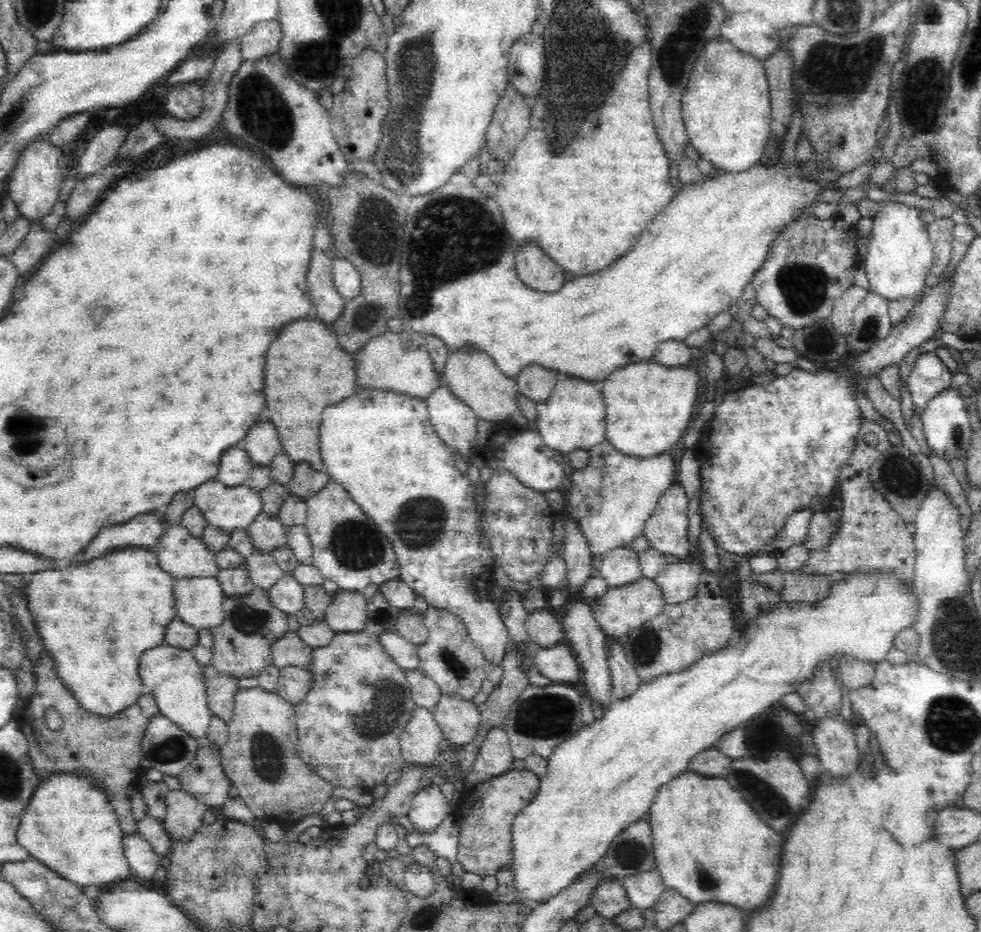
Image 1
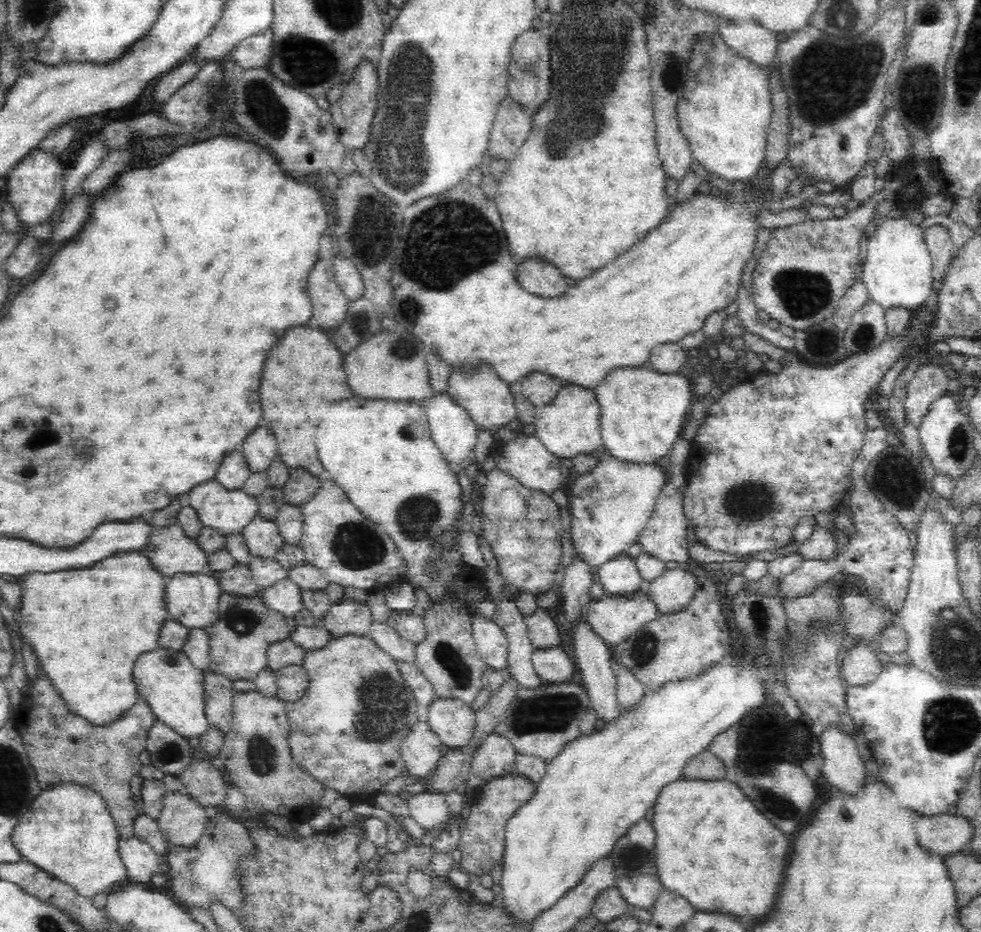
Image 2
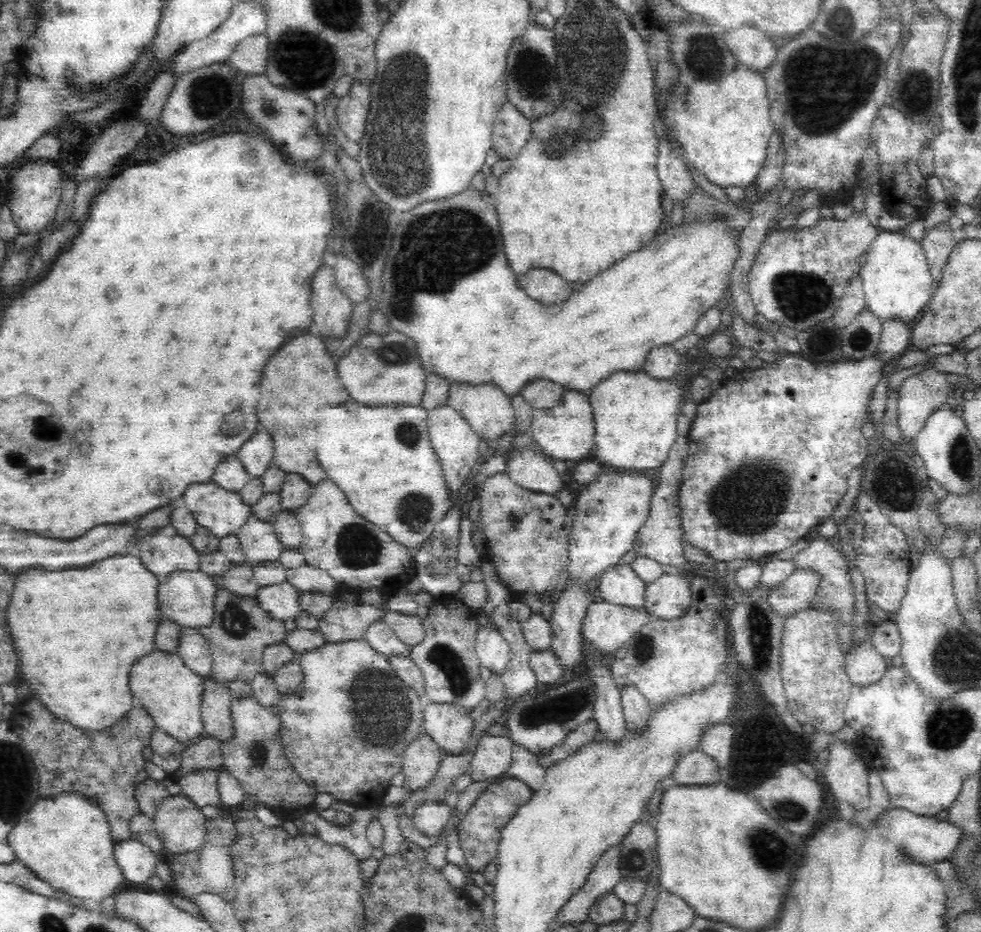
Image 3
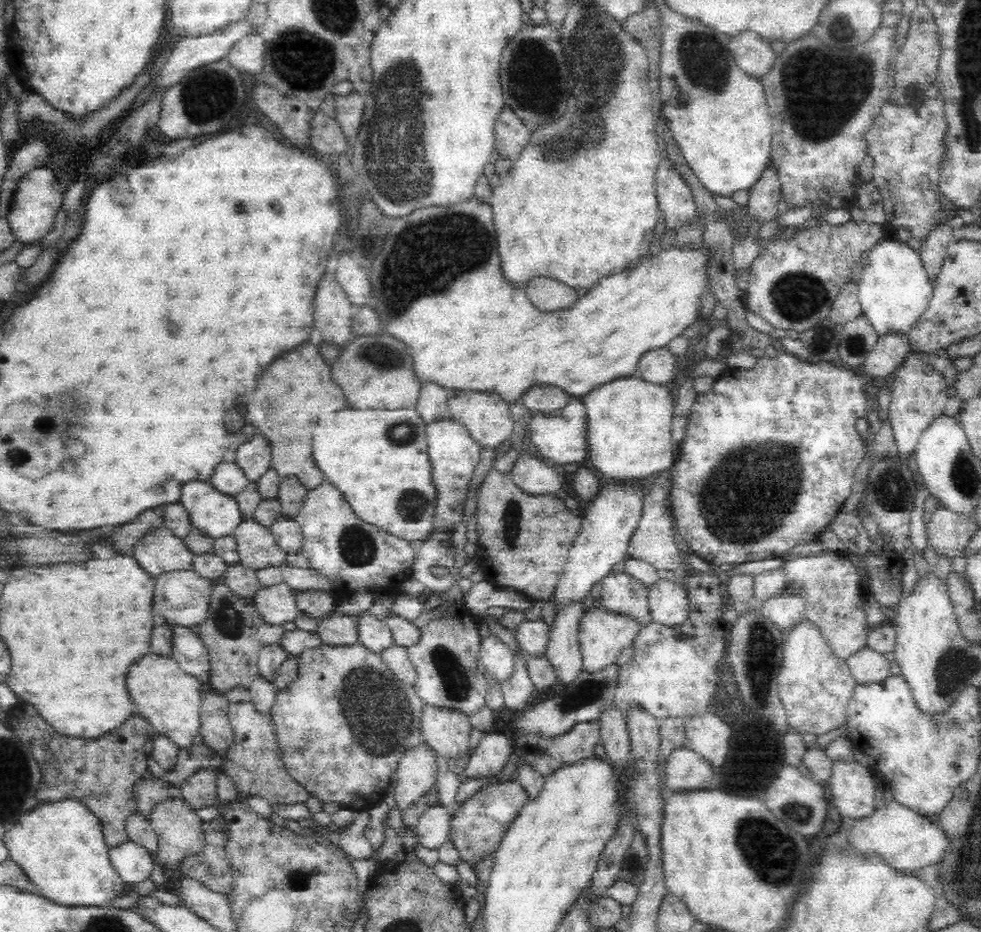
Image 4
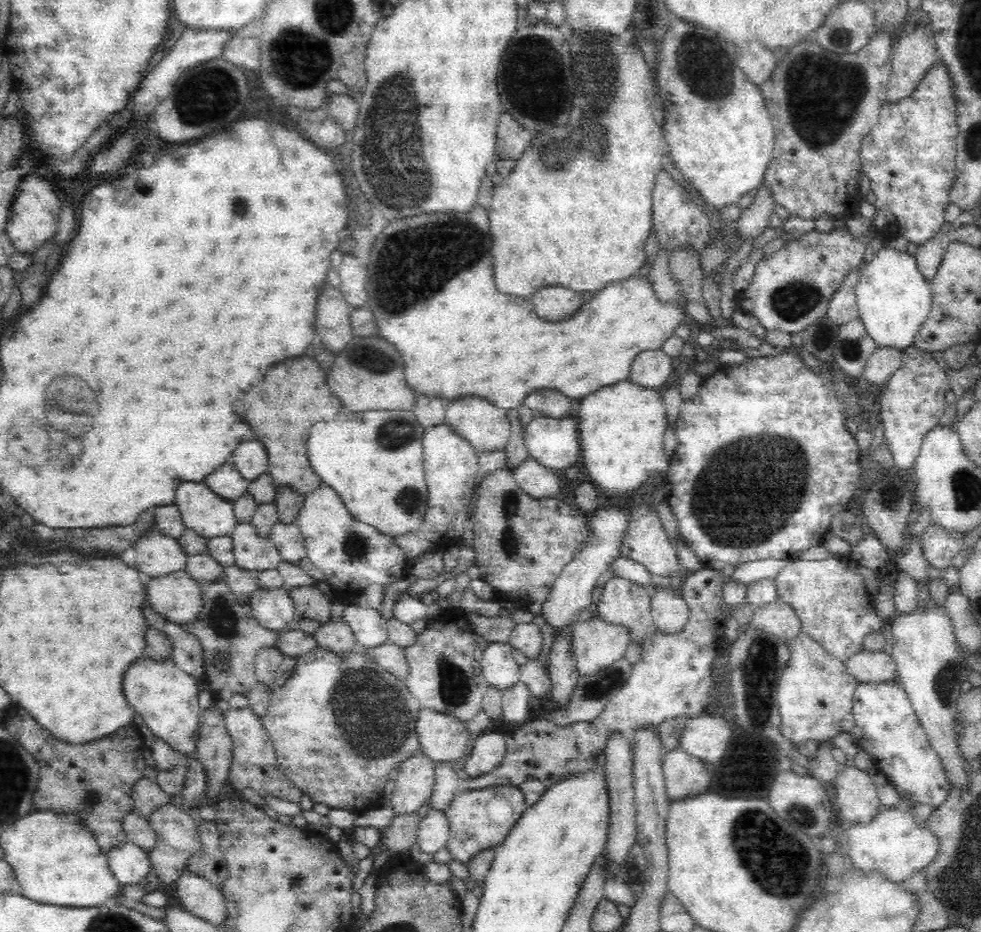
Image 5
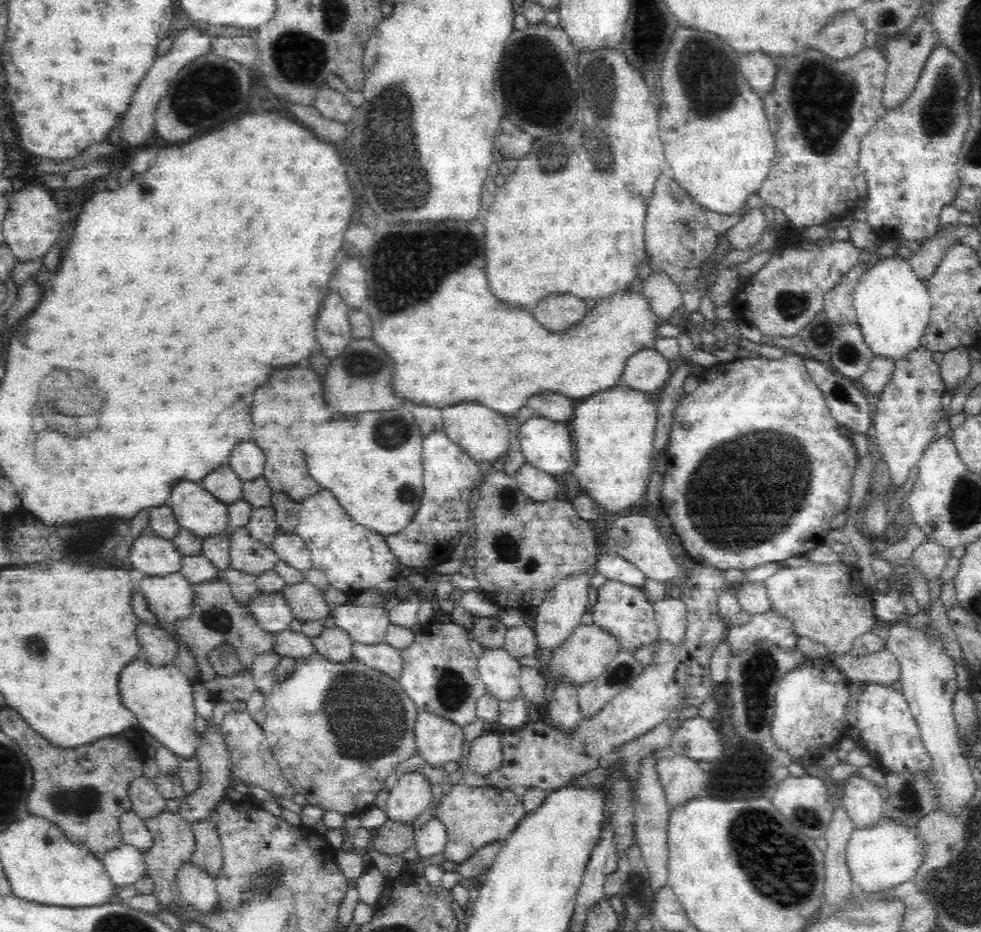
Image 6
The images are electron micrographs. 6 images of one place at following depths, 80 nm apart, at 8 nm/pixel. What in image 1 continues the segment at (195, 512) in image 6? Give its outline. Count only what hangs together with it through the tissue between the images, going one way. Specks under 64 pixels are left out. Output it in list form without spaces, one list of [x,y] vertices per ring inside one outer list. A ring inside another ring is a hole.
[[[211,478],[192,490],[190,500],[208,526],[222,529],[227,535],[248,527],[261,513],[261,500],[245,485],[228,488]]]

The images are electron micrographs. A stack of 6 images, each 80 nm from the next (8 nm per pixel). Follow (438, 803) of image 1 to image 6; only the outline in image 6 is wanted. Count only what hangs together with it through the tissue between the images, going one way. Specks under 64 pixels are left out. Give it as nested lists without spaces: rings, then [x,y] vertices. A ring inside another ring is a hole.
[[[429,818],[423,825],[415,827],[413,837],[415,842],[412,847],[416,849],[420,858],[432,858],[432,856],[443,854],[446,833],[440,821]]]

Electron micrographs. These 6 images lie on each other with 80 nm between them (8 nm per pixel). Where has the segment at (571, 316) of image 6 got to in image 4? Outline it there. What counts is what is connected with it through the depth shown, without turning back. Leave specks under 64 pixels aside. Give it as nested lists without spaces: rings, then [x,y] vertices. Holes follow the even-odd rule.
[[[536,279],[525,290],[527,297],[532,300],[536,310],[548,314],[548,312],[560,312],[571,309],[578,302],[576,289],[566,286],[562,281],[552,279]]]

